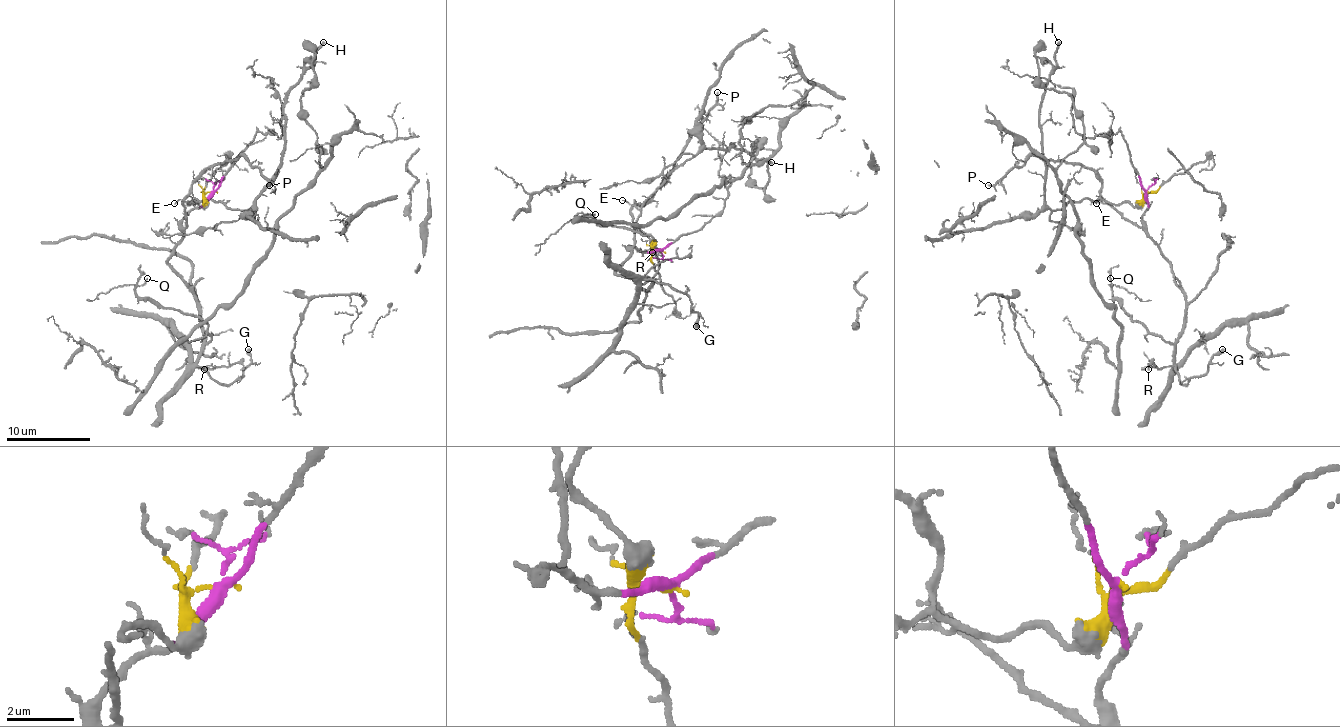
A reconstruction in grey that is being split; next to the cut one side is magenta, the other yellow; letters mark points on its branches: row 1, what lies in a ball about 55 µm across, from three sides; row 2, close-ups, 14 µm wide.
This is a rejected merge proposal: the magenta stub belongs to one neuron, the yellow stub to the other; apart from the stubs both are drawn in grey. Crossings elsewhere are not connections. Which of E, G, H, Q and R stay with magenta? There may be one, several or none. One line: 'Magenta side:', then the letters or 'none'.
Magenta side: G, Q, R

